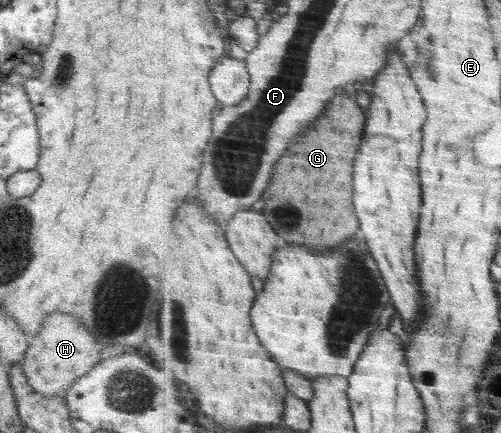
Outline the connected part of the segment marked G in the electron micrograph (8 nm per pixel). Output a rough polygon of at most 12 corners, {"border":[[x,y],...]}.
{"border":[[332,99],[264,193],[292,245],[361,233],[354,163],[366,113]]}

